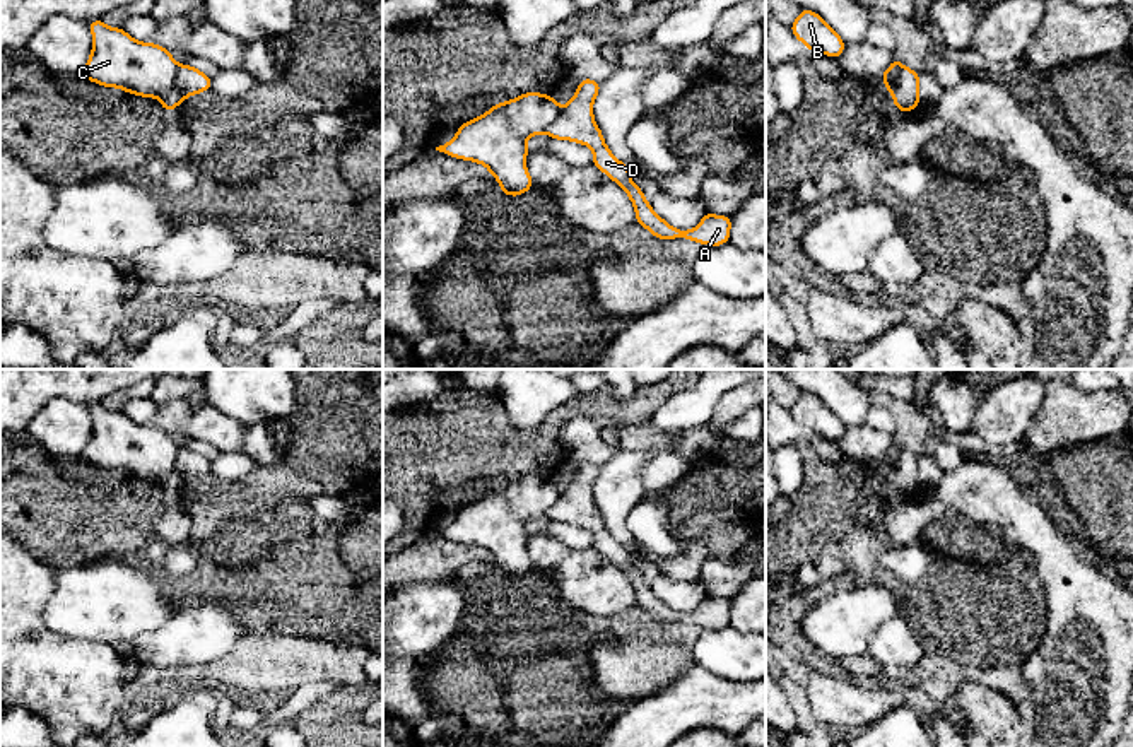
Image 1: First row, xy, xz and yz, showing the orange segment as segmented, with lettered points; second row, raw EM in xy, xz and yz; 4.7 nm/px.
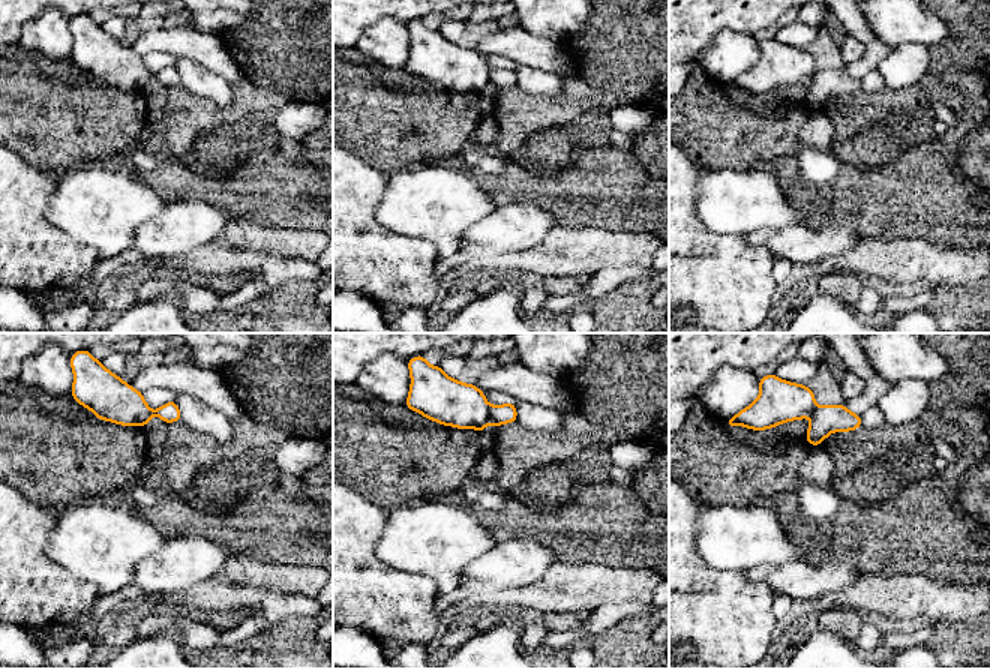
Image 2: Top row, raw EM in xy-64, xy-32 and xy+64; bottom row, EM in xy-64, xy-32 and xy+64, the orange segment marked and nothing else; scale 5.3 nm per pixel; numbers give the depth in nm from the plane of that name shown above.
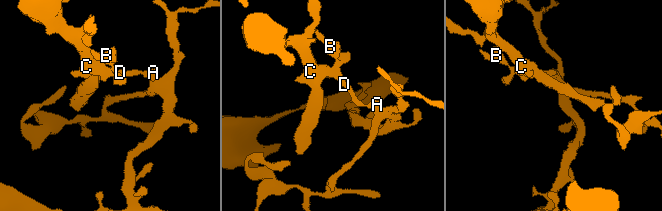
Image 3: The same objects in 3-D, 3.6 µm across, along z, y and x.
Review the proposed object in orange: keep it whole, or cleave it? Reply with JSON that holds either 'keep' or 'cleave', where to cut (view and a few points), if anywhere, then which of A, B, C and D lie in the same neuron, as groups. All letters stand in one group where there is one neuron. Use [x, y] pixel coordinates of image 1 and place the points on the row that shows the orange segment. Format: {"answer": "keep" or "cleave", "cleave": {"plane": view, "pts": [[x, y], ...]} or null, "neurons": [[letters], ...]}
{"answer": "cleave", "cleave": {"plane": "xy", "pts": [[180, 65], [173, 86], [158, 98]]}, "neurons": [["A", "B", "D"], ["C"]]}

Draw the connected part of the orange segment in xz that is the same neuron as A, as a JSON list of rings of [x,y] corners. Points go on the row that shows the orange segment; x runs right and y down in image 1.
[[[593,79],[579,80],[576,94],[561,108],[557,120],[547,126],[545,133],[555,140],[571,140],[588,145],[593,150],[593,166],[625,190],[634,205],[637,226],[646,227],[651,236],[658,239],[684,238],[709,246],[728,243],[731,234],[730,215],[706,212],[694,229],[680,231],[672,227],[651,209],[641,186],[636,186],[631,179],[631,168],[610,152],[603,140],[603,133],[593,118],[593,101],[600,92],[600,84],[602,82]]]

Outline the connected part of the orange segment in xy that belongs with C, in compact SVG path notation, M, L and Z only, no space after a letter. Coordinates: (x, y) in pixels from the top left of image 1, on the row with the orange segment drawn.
M103 19L87 26L92 51L80 72L84 79L142 97L159 97L173 89L179 65L166 48L137 41L123 27L108 27Z

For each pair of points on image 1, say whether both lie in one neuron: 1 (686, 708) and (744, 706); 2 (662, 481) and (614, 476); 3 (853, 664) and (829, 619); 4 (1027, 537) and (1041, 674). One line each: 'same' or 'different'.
1: same
2: different
3: different
4: same

